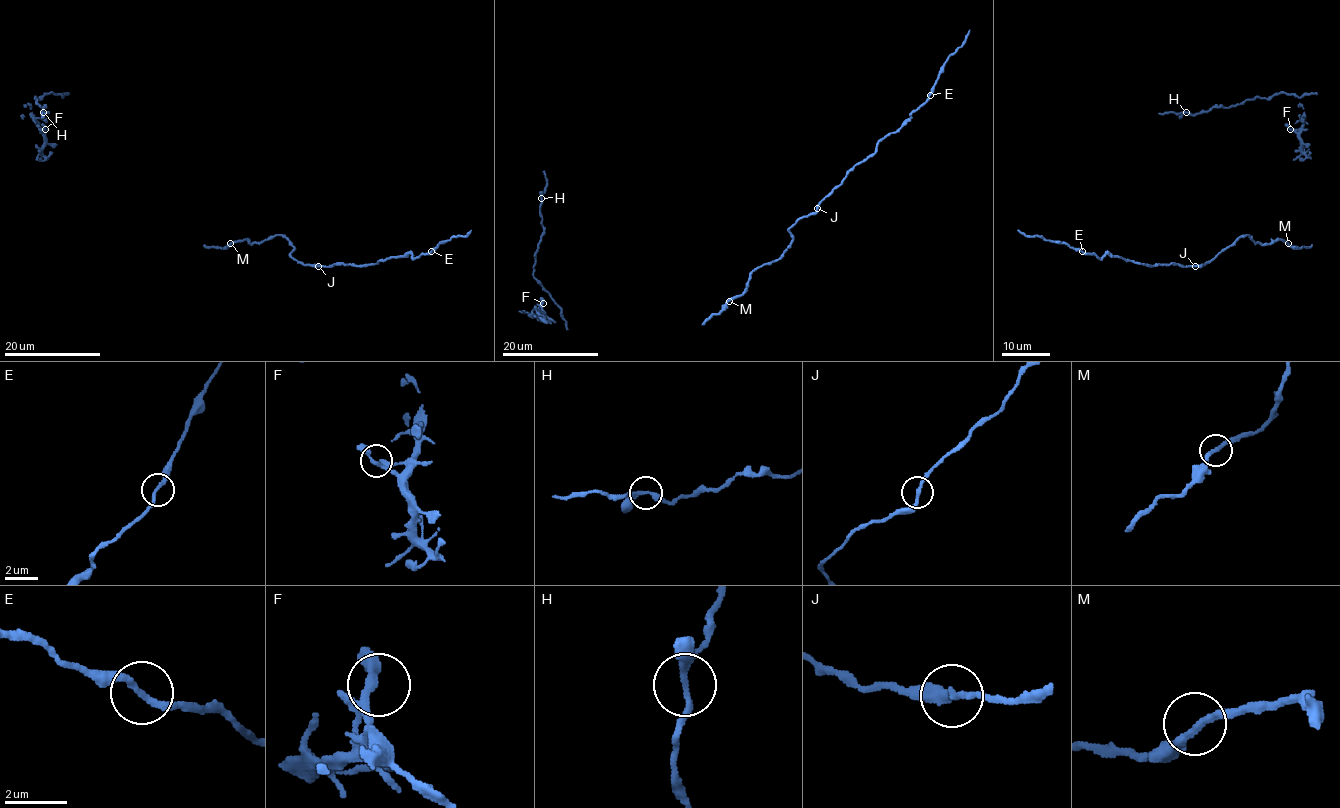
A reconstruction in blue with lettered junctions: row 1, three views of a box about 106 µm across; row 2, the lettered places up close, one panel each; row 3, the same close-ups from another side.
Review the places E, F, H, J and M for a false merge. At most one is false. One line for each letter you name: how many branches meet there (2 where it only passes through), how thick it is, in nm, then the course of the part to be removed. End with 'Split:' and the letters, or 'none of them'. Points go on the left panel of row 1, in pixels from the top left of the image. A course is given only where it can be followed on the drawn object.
Split: none of them

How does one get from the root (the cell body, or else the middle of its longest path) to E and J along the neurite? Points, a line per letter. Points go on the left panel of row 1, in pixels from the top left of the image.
E: (231, 244), (282, 235), (294, 247), (294, 259), (318, 266), (367, 266), (431, 251)
J: (231, 244), (243, 239), (253, 244), (282, 235), (294, 247), (290, 254), (294, 259), (304, 265), (318, 266)

